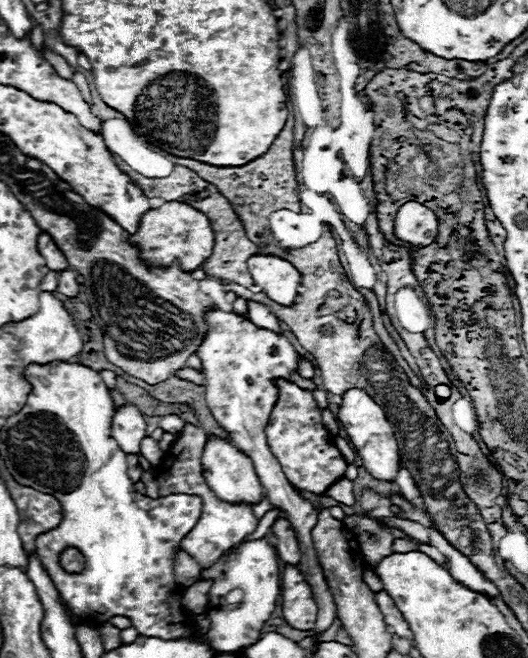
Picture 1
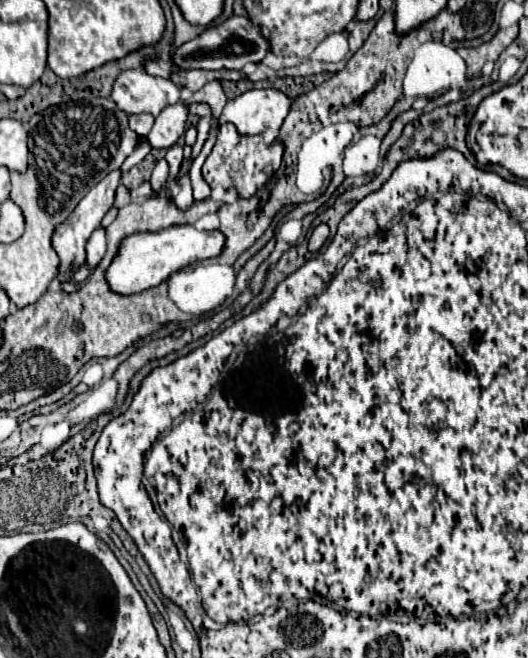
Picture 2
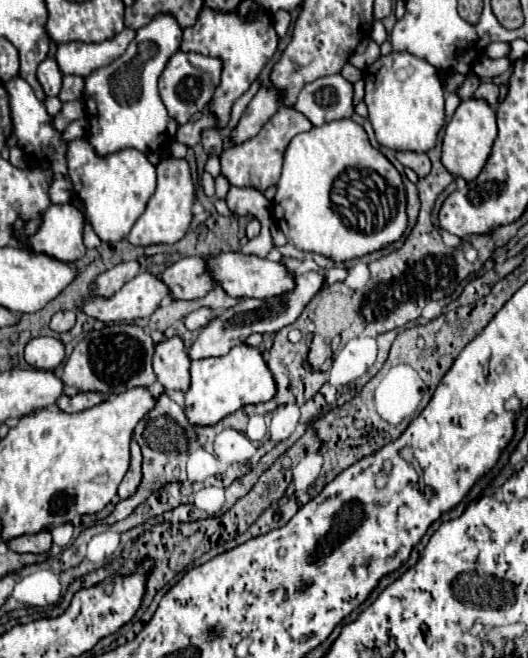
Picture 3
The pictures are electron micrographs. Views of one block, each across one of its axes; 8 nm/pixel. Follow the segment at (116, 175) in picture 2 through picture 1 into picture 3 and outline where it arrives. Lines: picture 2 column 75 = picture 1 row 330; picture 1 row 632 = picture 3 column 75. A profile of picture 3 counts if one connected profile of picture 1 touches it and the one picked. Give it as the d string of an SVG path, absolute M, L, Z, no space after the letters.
M62 310L62 312L56 312L50 320L50 328L56 330L56 332L66 332L74 326L76 322L76 314L72 310Z

